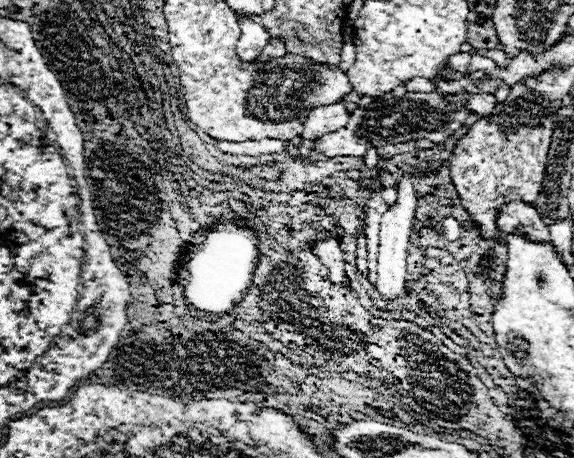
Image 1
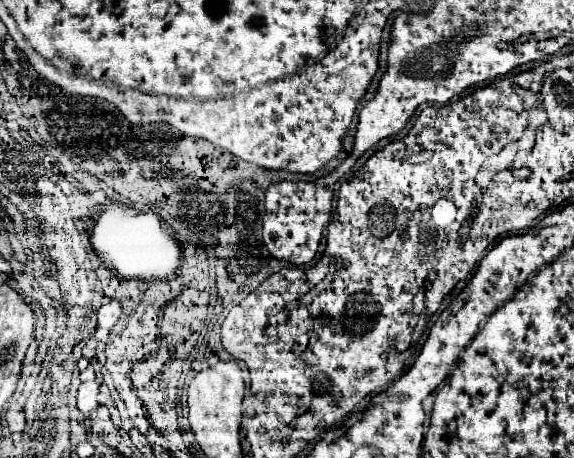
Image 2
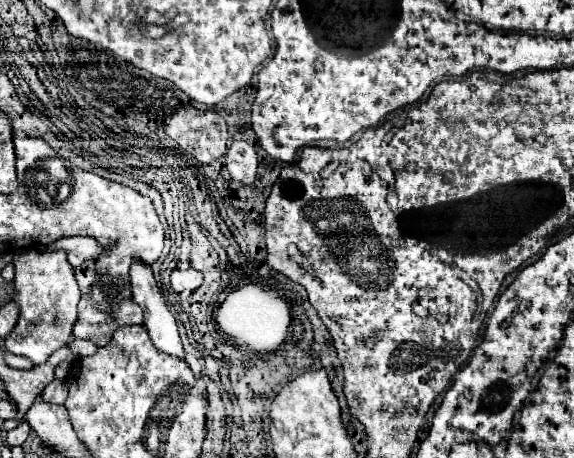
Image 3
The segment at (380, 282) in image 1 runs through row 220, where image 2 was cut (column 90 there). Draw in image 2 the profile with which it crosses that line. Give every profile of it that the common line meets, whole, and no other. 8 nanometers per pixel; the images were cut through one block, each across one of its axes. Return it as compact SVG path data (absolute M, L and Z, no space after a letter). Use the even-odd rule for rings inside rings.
M82 382L78 388L78 408L80 412L88 414L94 408L98 408L98 400L96 400L96 386L94 382Z

